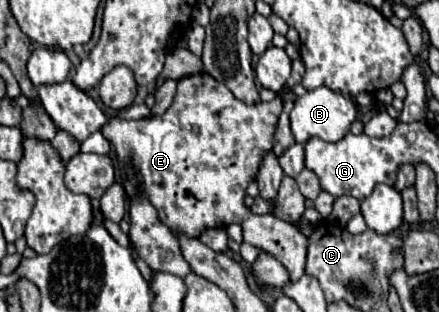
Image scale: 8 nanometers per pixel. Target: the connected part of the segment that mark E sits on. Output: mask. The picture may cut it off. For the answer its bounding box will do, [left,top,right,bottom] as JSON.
[101,73,307,281]

